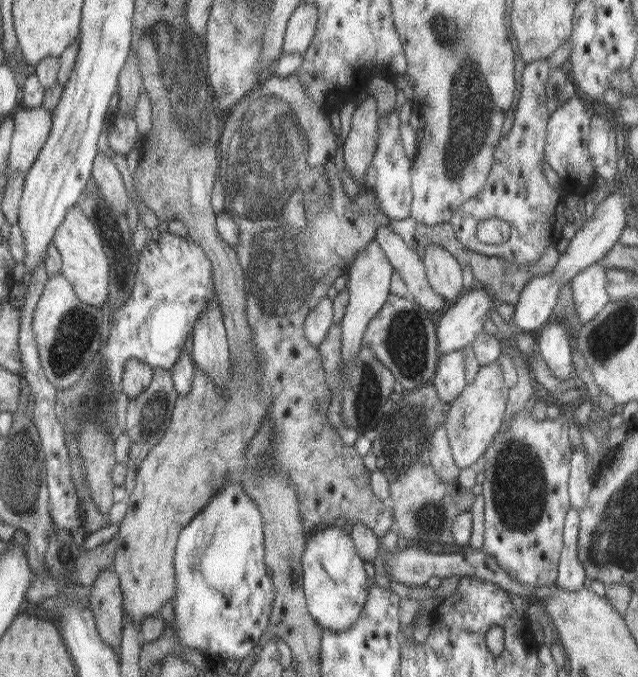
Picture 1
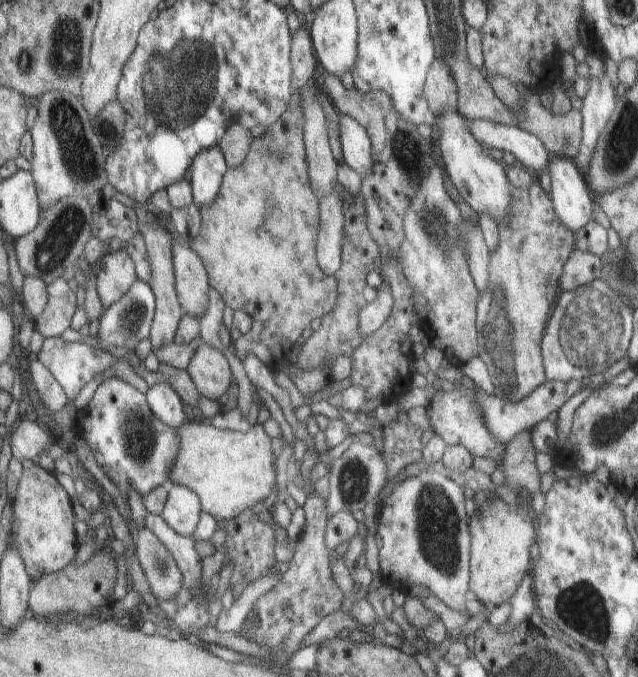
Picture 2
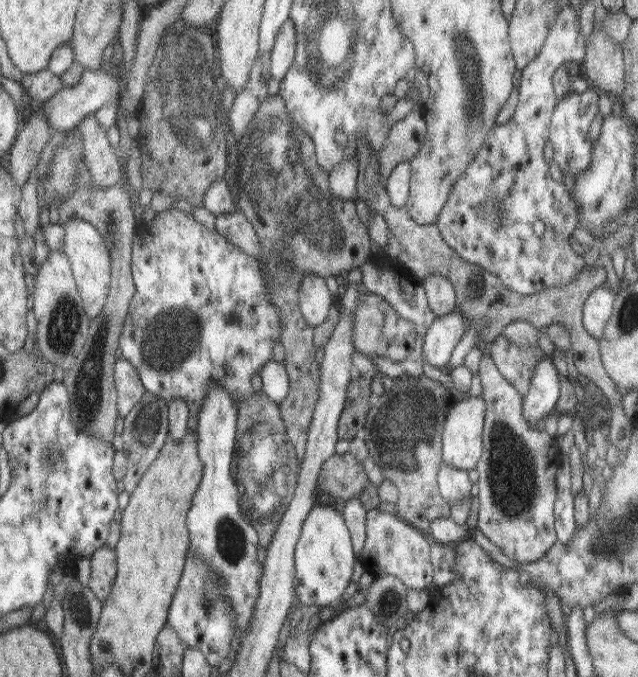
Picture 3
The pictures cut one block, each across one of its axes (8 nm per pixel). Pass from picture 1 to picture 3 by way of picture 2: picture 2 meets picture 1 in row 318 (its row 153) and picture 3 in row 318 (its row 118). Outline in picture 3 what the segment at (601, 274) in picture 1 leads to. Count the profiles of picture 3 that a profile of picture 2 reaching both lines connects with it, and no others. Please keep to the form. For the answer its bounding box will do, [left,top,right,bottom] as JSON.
[583,286,617,338]

